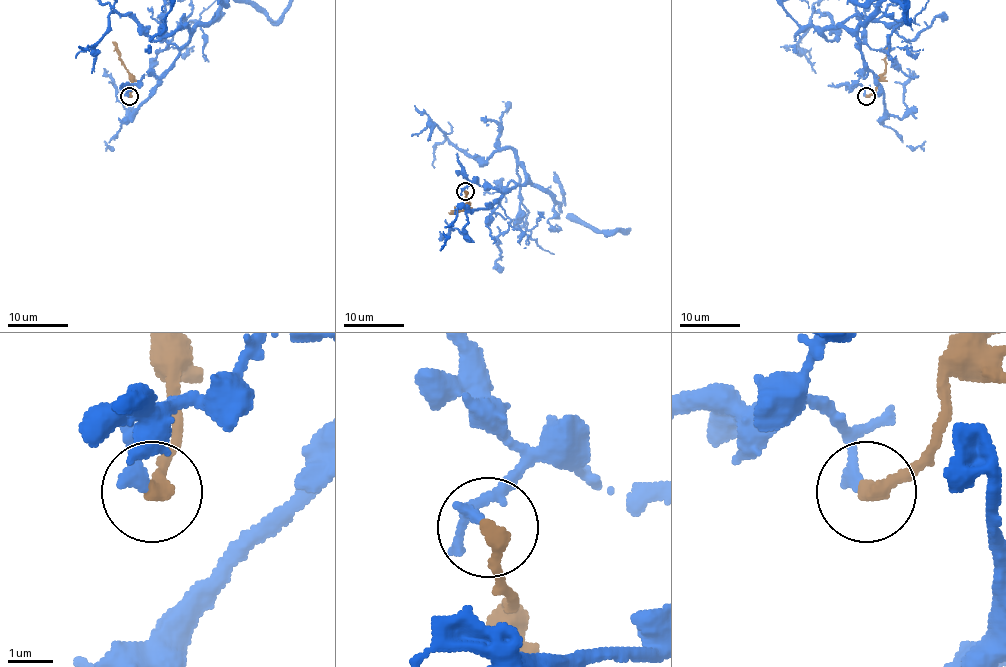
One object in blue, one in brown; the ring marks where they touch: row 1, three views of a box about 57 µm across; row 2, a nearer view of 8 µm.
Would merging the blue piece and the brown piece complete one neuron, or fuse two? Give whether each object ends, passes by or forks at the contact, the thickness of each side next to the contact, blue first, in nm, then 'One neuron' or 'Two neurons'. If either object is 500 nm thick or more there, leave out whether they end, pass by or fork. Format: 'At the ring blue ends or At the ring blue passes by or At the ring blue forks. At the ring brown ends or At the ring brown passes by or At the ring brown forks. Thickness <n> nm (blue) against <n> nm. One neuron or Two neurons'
At the ring blue ends. At the ring brown ends. Thickness 280 nm (blue) against 380 nm. One neuron

